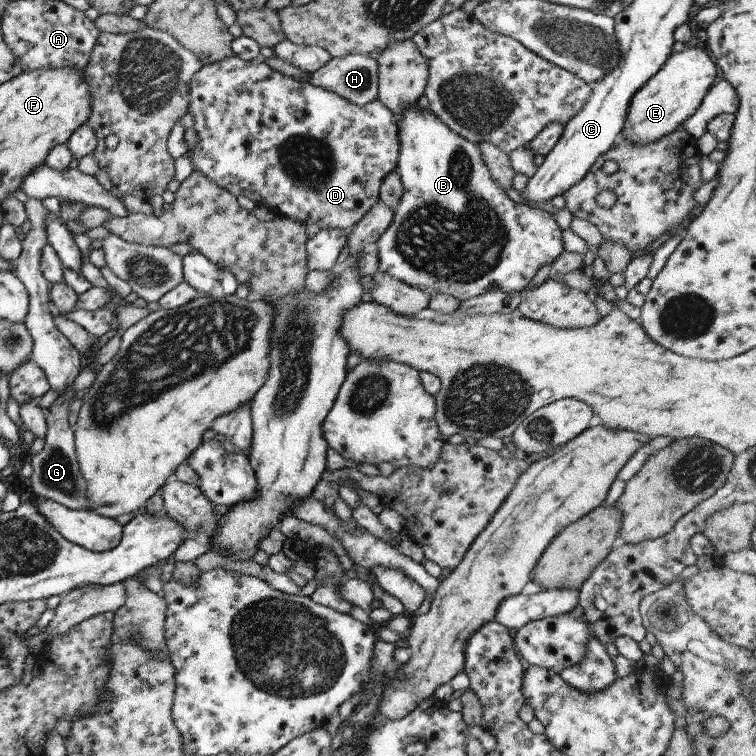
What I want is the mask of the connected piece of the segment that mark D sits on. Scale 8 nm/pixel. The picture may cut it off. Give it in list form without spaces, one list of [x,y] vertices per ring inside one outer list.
[[[230,55],[223,60],[202,65],[189,82],[188,98],[189,105],[187,112],[193,117],[193,129],[197,134],[197,144],[188,150],[187,157],[191,162],[193,170],[201,172],[209,182],[213,182],[218,188],[229,192],[233,197],[240,195],[249,198],[256,205],[265,202],[265,208],[269,208],[274,214],[285,216],[293,222],[299,222],[304,226],[317,224],[321,228],[339,228],[345,230],[354,226],[369,208],[376,204],[379,186],[389,172],[396,171],[396,163],[399,152],[397,137],[398,120],[385,106],[382,106],[376,99],[363,106],[351,104],[340,98],[335,92],[323,90],[323,88],[312,86],[308,81],[297,82],[293,78],[283,76],[278,71],[271,70],[263,60],[241,61],[237,56]]]

